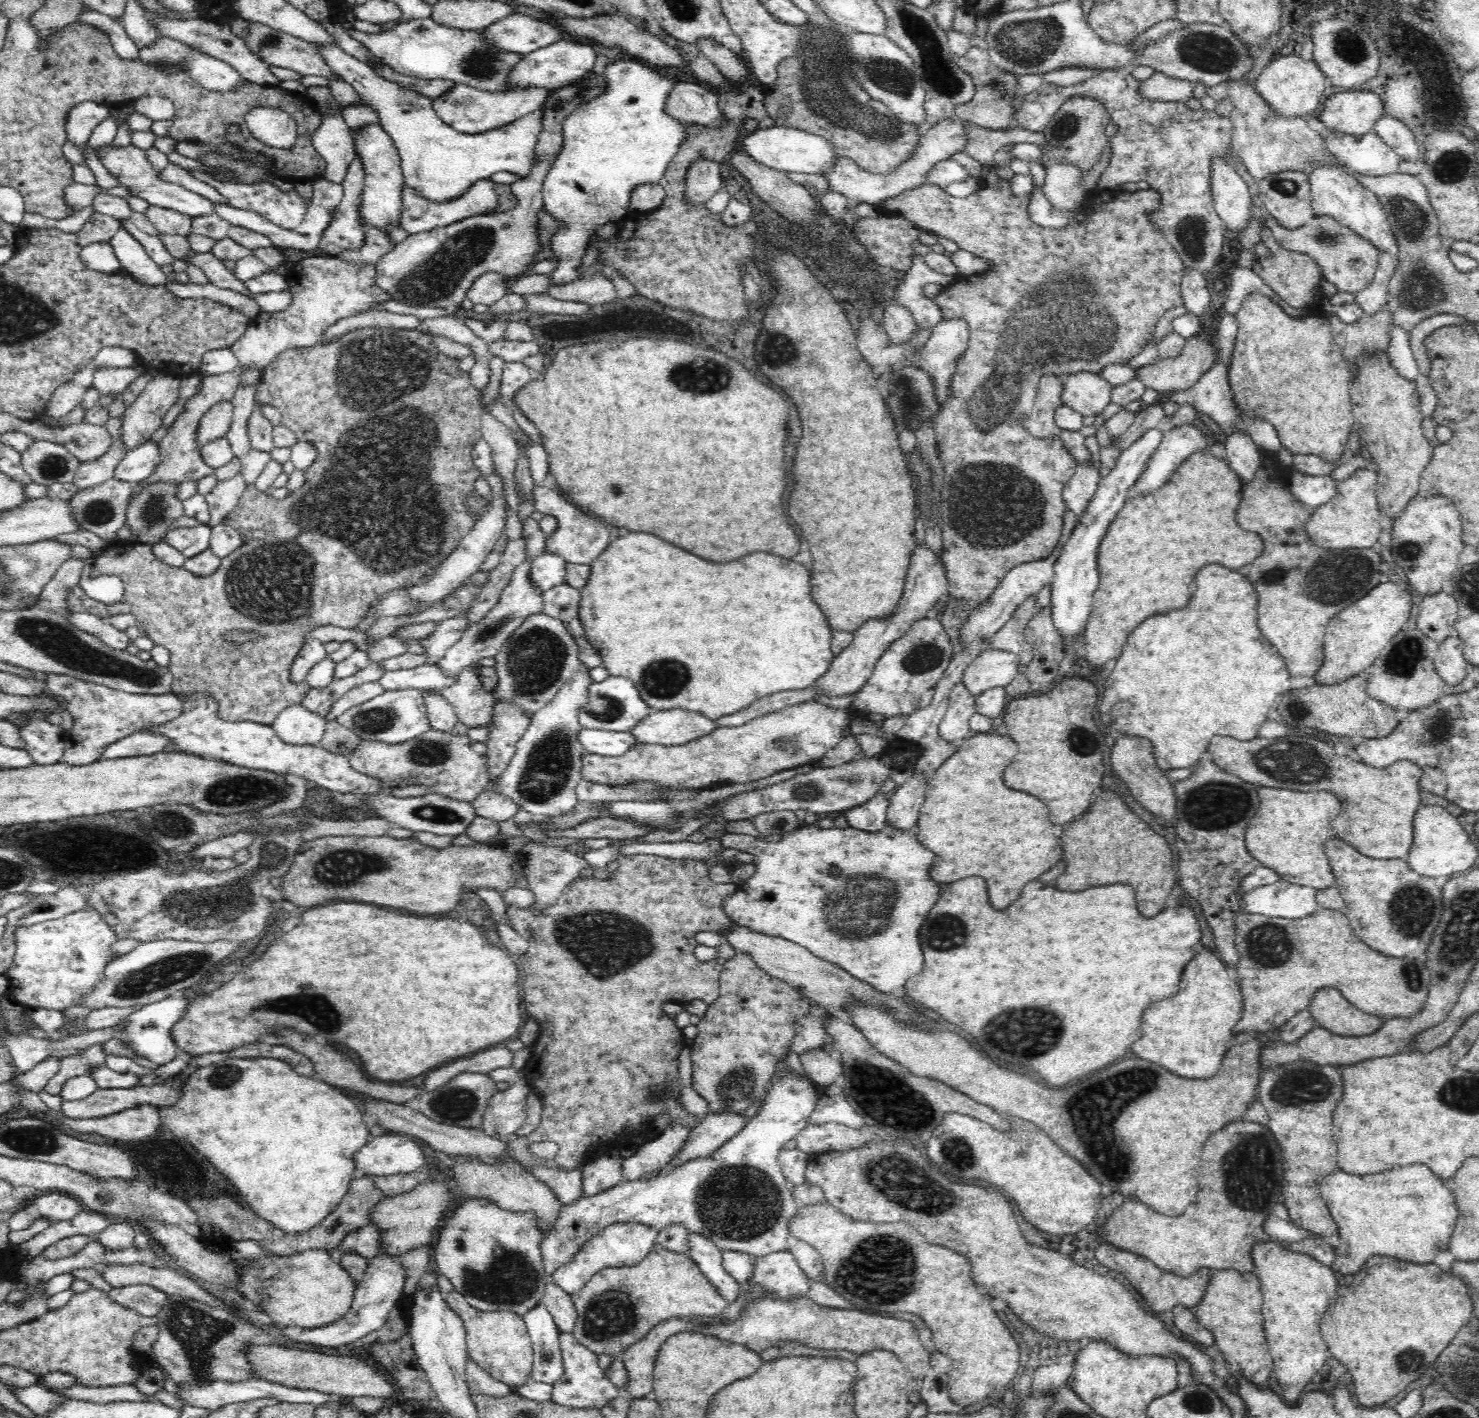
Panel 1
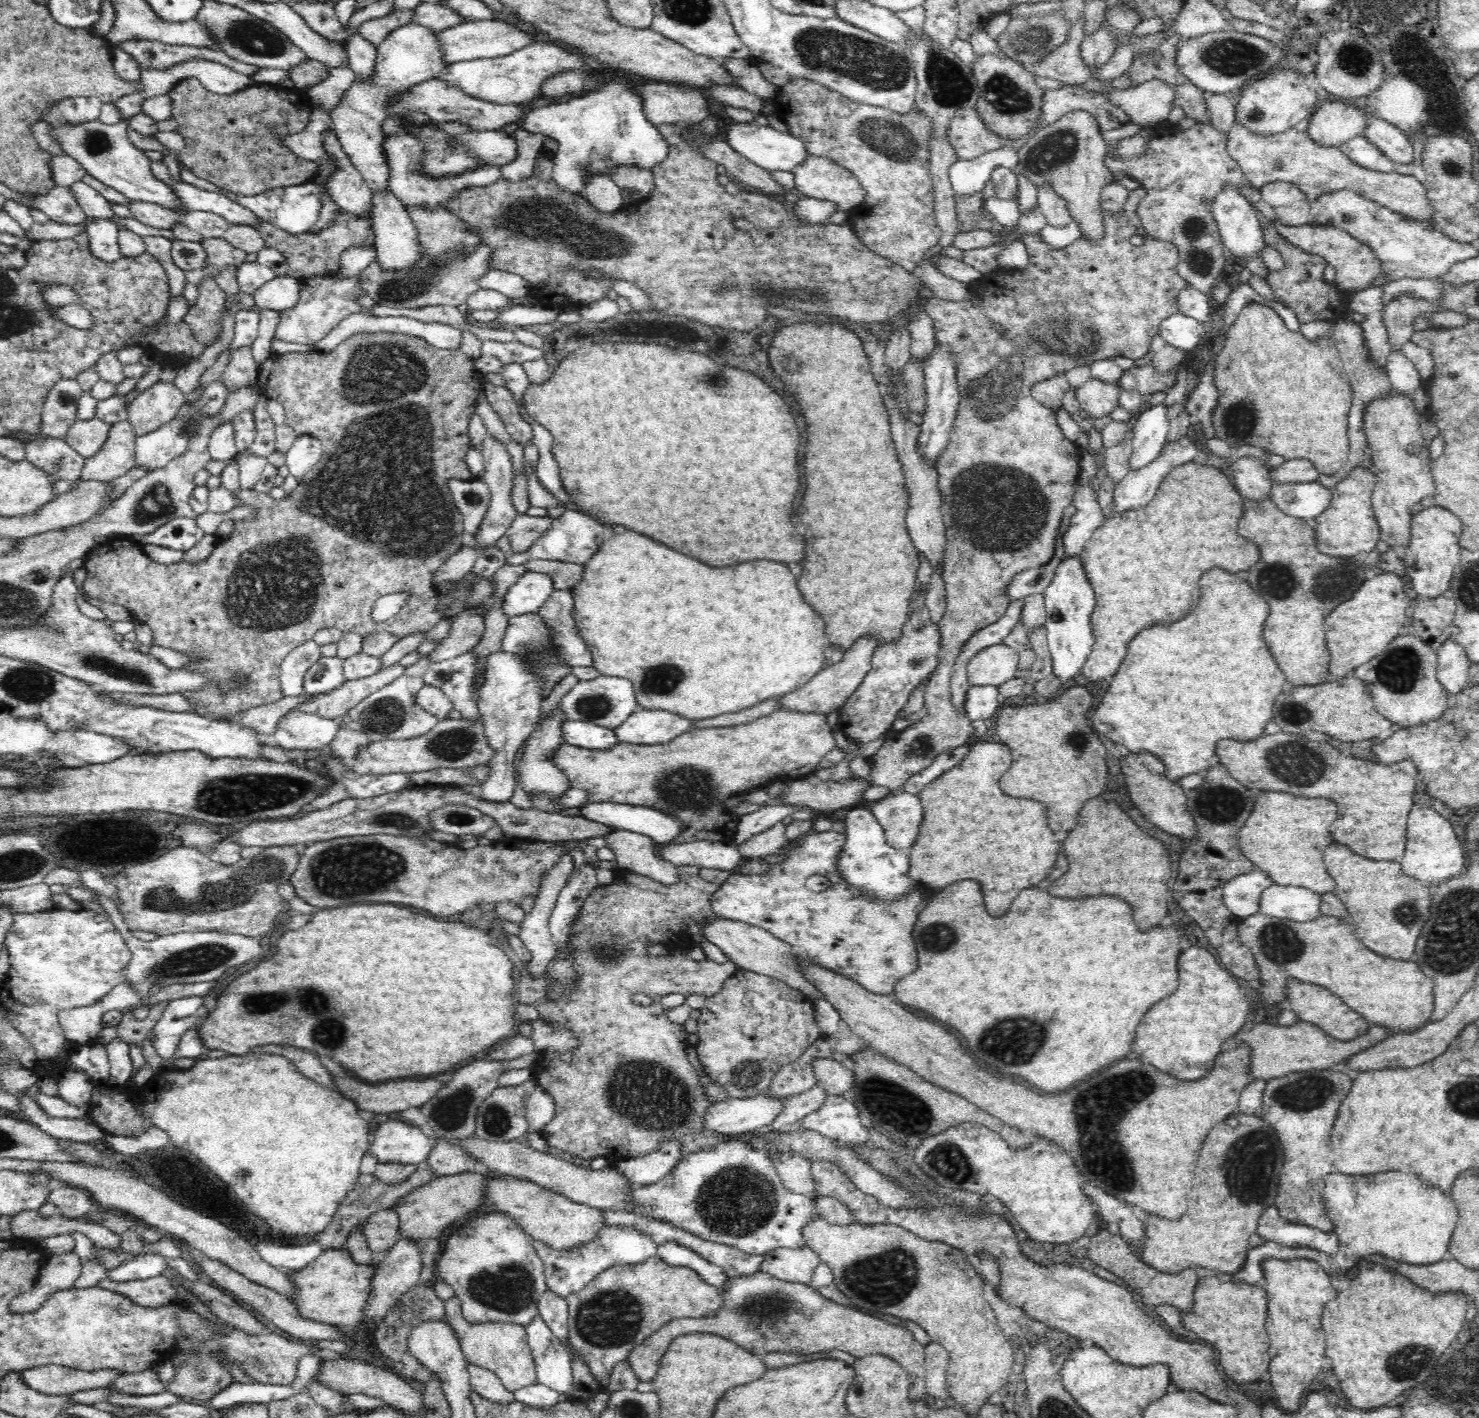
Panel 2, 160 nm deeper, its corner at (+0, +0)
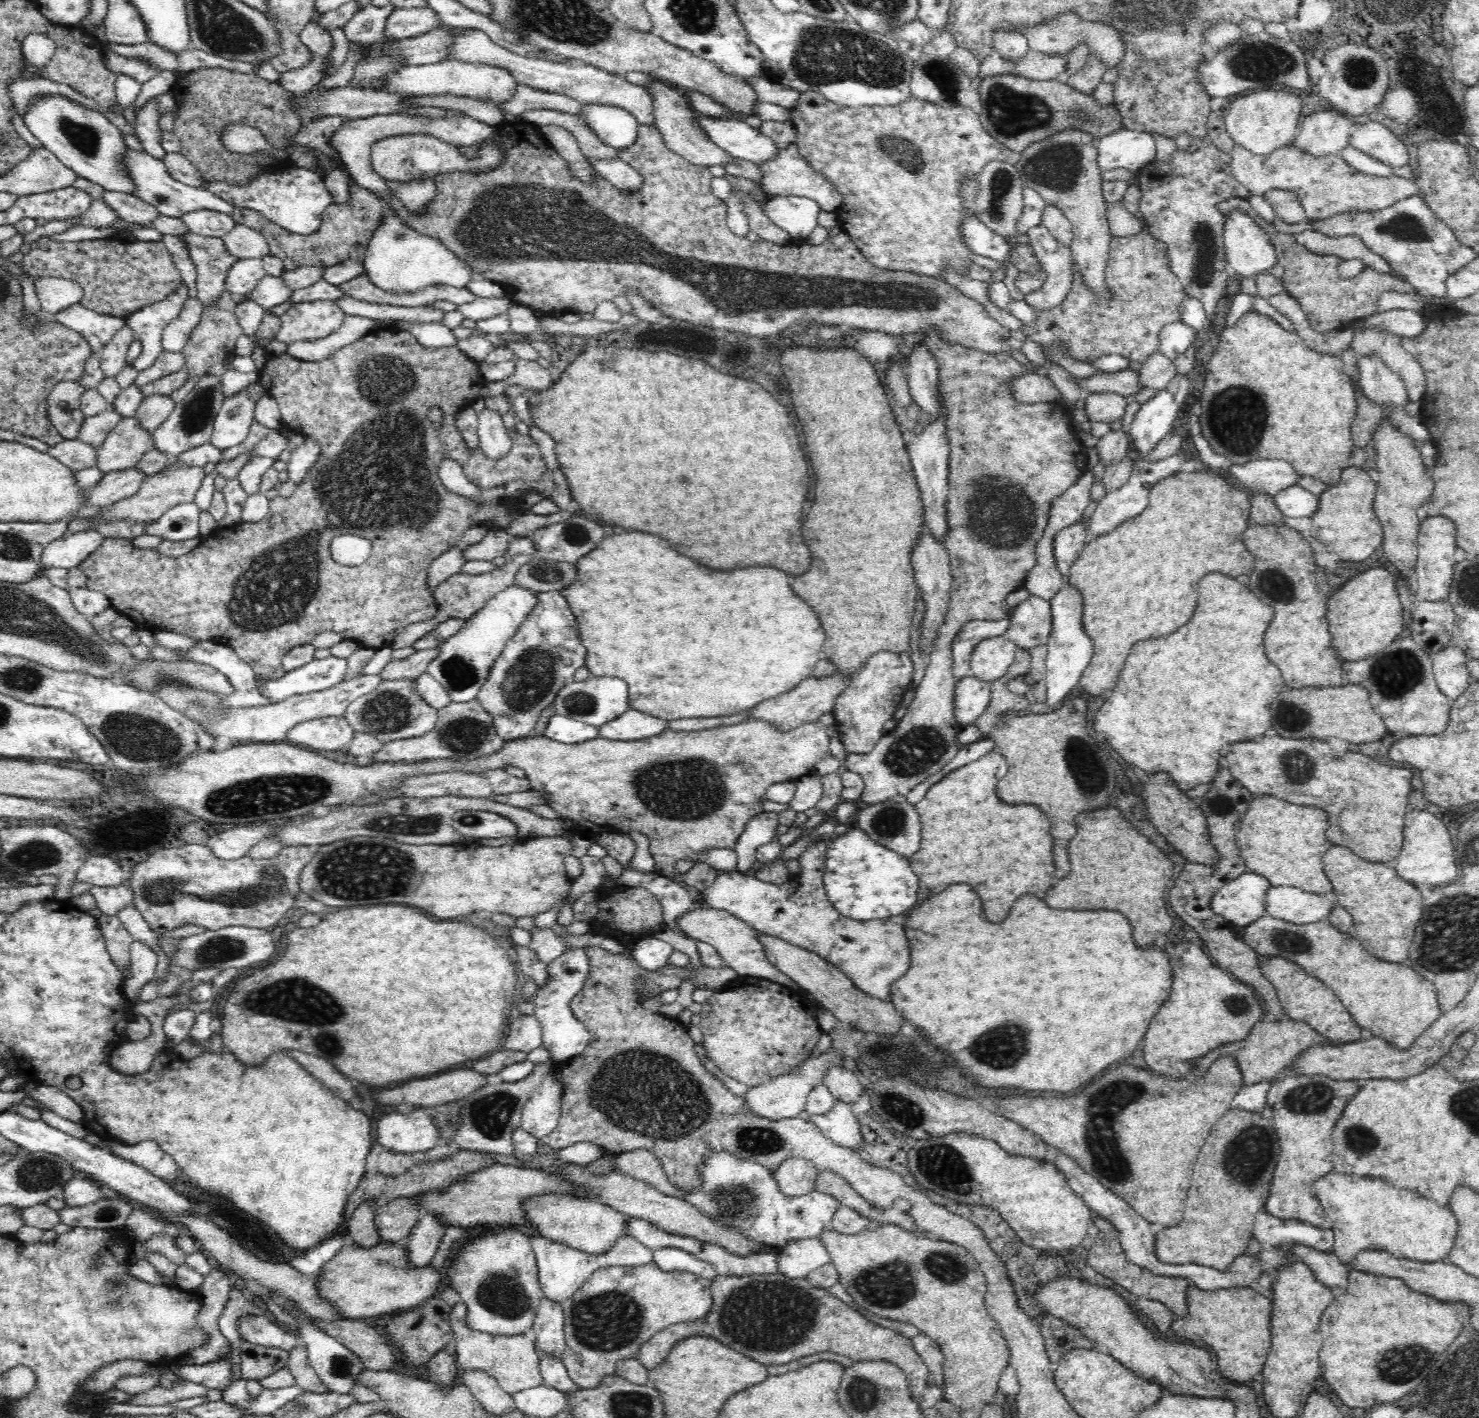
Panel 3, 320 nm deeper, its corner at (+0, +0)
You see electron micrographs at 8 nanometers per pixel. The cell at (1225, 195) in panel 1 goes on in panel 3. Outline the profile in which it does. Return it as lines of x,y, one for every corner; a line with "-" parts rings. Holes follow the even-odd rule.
1234,210
1224,226
1225,255
1230,266
1242,278
1254,278
1268,272
1277,262
1275,246
1251,216

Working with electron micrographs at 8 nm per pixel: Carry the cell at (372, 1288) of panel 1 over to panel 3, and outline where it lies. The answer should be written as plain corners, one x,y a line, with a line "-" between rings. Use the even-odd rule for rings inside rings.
432,1213
422,1214
411,1231
407,1240
406,1255
410,1265
414,1267
426,1266
434,1258
446,1225

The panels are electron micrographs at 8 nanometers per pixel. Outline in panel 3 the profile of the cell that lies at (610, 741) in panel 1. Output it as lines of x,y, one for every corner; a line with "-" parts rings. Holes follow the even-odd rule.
558,713
548,720
544,736
564,744
578,744
600,737
598,727

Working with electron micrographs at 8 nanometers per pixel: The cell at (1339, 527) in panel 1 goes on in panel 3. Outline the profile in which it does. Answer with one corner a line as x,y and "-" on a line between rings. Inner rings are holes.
1348,465
1342,470
1341,481
1337,485
1329,485
1318,495
1318,510
1311,516
1312,536
1342,561
1360,562
1370,558
1382,544
1383,536
1383,526
1374,510
1376,492
1377,483
1362,467

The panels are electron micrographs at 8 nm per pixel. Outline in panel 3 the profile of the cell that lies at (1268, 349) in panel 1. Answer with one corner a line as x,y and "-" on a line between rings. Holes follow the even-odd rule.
1248,312
1244,314
1236,324
1225,327
1219,337
1216,351
1212,354
1206,365
1206,378
1201,385
1201,398
1198,400
1202,415
1199,417
1200,427
1206,440
1214,449
1214,452
1228,458
1232,465
1244,465
1257,459
1284,460
1291,464
1299,477
1311,476
1319,478
1328,485
1337,485
1341,481
1342,462
1349,462
1353,453
1352,426
1357,410
1354,383
1343,371
1341,357
1332,354
1322,354
1304,344
1304,341
1296,332
1284,330
1275,320
1263,314

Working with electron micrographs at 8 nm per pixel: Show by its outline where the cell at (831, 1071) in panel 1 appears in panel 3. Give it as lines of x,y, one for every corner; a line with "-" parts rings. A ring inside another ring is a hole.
848,1063
830,1066
823,1076
822,1082
830,1089
838,1101
854,1104
864,1092
864,1087
858,1081
856,1070

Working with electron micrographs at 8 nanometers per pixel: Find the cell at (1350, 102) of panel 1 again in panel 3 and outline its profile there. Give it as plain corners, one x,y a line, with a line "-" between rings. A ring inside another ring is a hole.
1325,110
1313,112
1306,116
1303,122
1300,123
1300,132
1293,140
1293,145
1299,149
1312,154
1314,156
1322,156
1324,154
1337,154
1349,144
1349,138
1353,130
1356,128
1350,122
1350,119
1344,117
1344,114
1334,110

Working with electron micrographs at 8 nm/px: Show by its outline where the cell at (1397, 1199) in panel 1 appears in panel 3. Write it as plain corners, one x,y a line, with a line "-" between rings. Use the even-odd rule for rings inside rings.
1330,1172
1314,1184
1314,1190
1326,1214
1334,1221
1332,1252
1342,1264
1352,1262
1364,1250
1386,1250
1396,1258
1436,1262
1448,1257
1454,1246
1458,1223
1450,1208
1440,1208
1380,1178
1366,1180

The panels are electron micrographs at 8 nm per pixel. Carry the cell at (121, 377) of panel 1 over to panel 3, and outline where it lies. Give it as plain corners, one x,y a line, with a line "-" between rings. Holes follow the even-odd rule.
125,324
110,342
103,346
100,366
106,377
115,377
128,364
126,356
134,339
134,331

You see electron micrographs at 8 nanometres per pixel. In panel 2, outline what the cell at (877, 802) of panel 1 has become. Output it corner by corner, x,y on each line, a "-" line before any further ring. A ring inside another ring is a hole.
847,809
844,822
846,840
836,864
848,889
874,901
892,903
903,900
918,885
909,875
909,851
901,852
888,844
882,825
869,809

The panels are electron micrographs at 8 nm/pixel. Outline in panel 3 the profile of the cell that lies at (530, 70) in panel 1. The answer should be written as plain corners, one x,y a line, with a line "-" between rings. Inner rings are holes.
448,60
436,64
406,66
390,73
383,80
383,89
386,92
397,92
409,96
449,94
498,105
506,102
506,99
514,94
518,85
520,84
516,82
516,79
504,69

